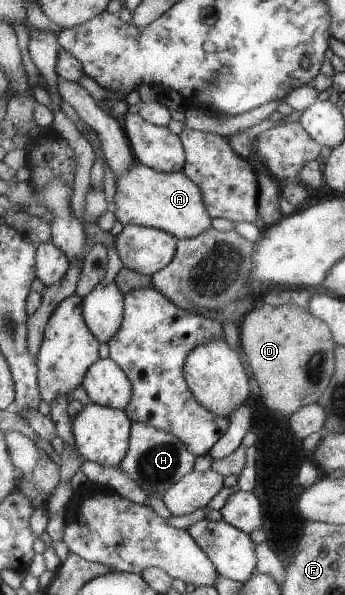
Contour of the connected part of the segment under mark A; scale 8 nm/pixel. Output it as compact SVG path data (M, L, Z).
M137 160L130 170L115 181L113 211L122 226L140 225L166 230L178 239L193 238L212 228L202 190L186 174L158 172Z

